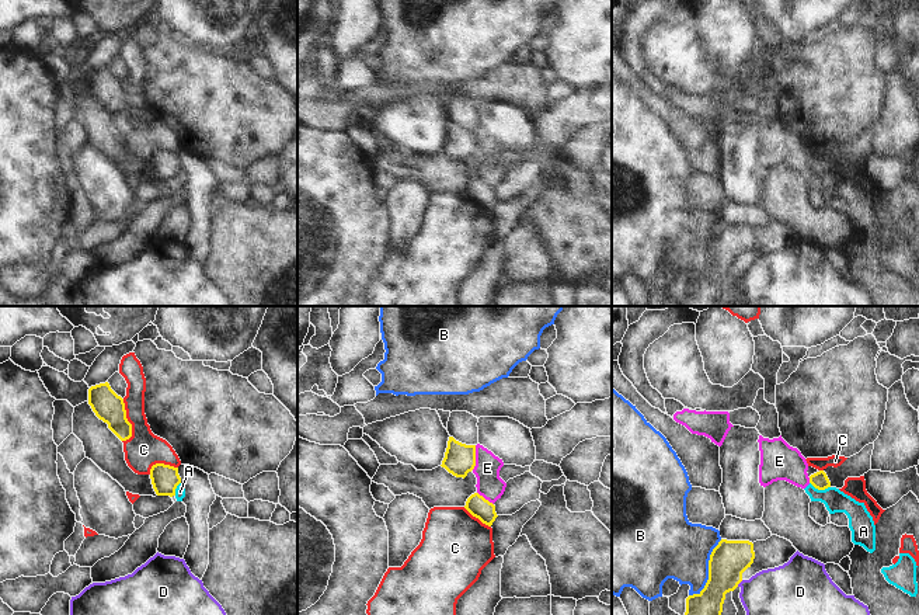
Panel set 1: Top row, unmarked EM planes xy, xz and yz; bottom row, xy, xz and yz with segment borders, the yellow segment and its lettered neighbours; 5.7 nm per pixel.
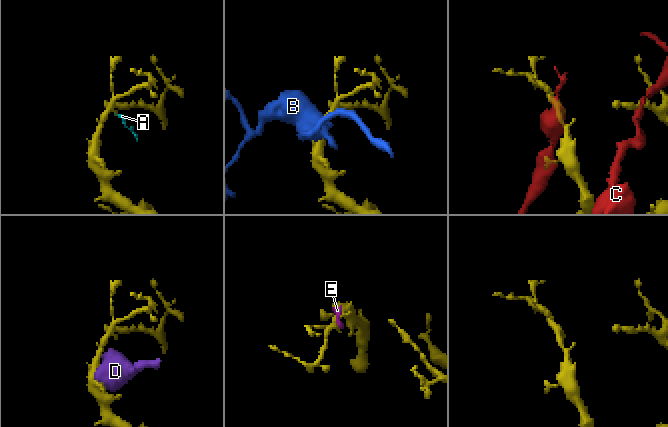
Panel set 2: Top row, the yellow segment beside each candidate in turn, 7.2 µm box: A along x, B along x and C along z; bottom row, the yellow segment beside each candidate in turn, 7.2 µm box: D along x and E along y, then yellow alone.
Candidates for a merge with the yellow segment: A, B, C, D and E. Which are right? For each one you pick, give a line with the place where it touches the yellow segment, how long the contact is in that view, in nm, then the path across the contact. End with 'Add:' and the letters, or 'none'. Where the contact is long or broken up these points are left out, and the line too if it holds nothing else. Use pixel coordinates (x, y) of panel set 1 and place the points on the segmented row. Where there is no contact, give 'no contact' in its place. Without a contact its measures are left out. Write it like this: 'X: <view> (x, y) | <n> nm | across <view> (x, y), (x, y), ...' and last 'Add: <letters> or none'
Add: none

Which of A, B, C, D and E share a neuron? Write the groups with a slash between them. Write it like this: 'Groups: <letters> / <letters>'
Groups: A E / B / C / D

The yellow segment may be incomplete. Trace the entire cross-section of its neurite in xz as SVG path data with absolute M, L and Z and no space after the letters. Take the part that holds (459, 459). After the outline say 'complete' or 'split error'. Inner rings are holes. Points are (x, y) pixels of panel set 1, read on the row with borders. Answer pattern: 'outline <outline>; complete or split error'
outline M449 437L442 468L456 477L466 477L476 466L476 445L466 445Z; complete

